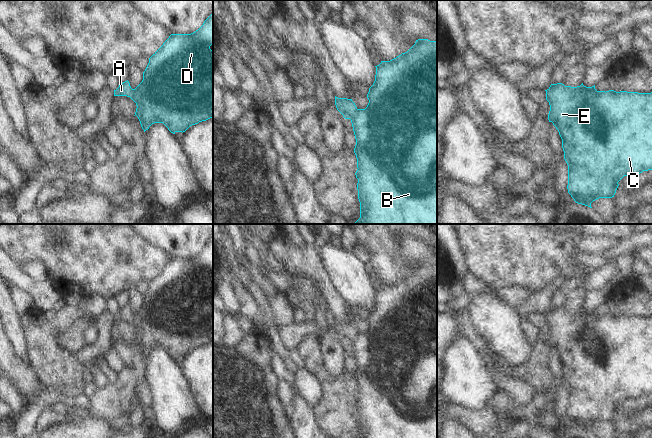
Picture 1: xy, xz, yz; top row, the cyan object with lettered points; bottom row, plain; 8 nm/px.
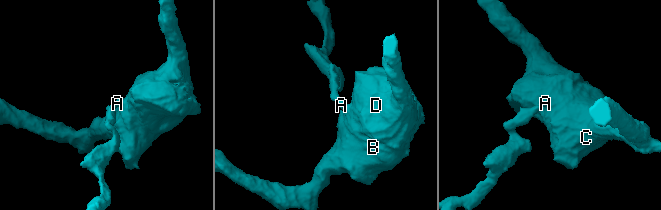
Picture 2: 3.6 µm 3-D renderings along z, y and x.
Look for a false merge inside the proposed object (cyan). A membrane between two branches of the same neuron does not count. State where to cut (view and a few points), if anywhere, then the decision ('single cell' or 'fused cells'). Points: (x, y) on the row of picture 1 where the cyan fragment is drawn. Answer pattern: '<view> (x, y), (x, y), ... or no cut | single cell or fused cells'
xz (357, 109), (349, 118) | fused cells

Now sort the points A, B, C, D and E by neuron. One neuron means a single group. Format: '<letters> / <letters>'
A / B C D E

